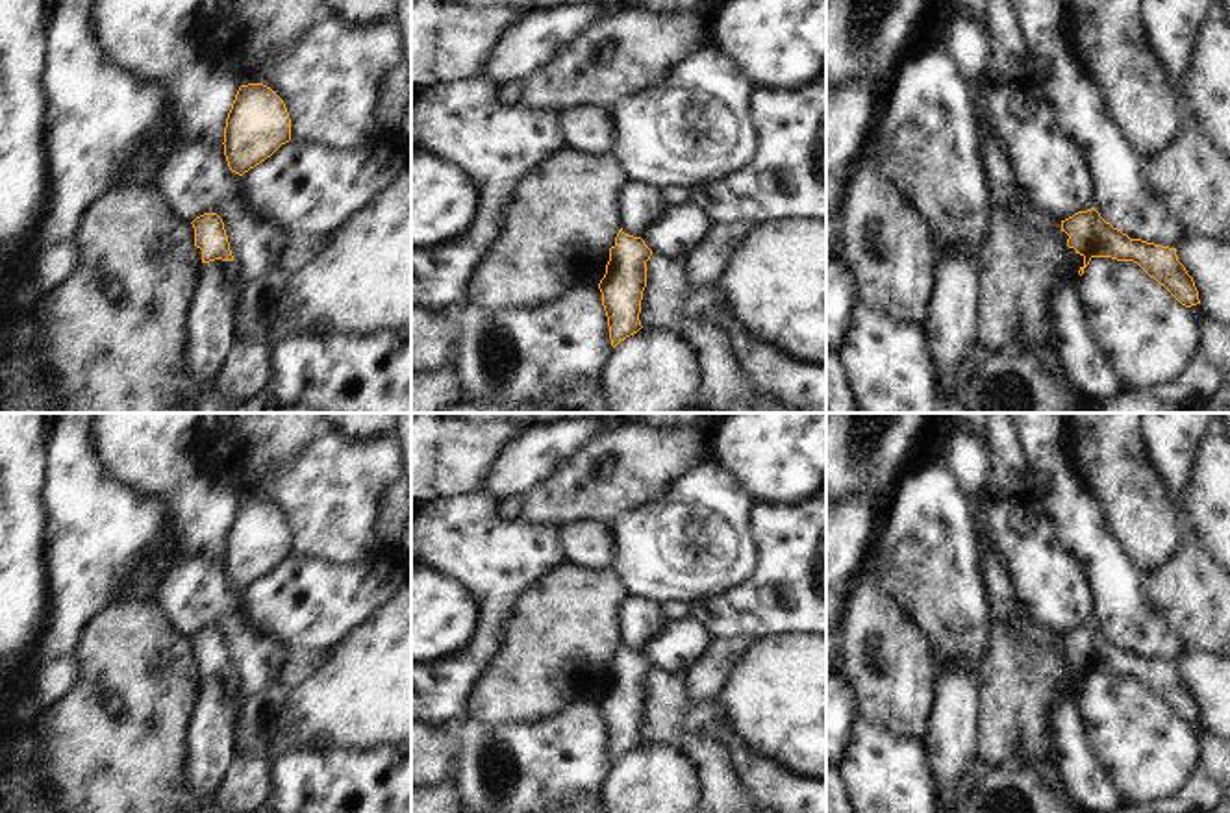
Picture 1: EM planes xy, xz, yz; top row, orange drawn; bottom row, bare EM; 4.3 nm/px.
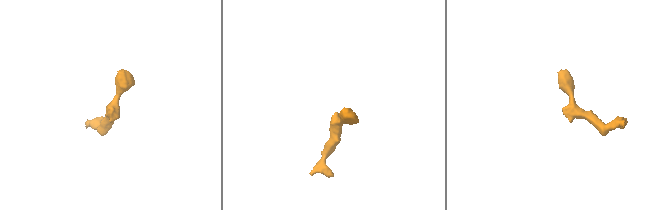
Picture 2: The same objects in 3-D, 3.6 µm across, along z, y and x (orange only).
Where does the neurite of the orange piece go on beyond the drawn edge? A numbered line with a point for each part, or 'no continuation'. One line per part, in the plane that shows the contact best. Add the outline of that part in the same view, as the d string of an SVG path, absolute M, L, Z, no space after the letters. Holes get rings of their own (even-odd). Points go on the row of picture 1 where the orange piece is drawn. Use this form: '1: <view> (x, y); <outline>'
1: yz (1036, 221); M1021 191L1017 194L1019 198L1019 206L1021 206L1021 219L1032 228L1037 230L1041 233L1048 233L1048 235L1056 235L1065 246L1067 246L1067 239L1069 235L1061 230L1061 222L1052 219L1052 217L1045 217L1041 213L1037 213L1032 206L1032 200L1028 198L1028 194L1024 191ZM1069 248L1071 257L1074 259L1074 263L1078 267L1084 267L1084 256L1080 256L1074 248Z

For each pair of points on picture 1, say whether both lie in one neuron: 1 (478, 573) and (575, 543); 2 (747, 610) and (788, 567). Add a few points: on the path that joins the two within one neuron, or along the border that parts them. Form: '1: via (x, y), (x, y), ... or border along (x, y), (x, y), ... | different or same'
1: border along (558, 528), (565, 562) | different
2: via (758, 599), (778, 578) | same

